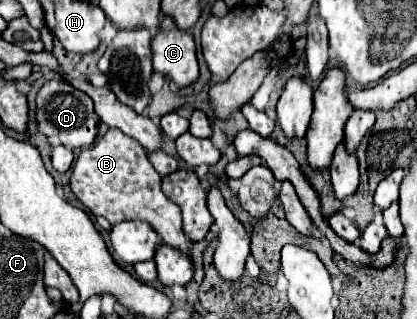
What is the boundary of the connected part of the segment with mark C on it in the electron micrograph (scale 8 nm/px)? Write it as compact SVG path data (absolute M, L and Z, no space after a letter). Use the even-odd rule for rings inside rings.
M171 17L161 21L161 27L151 41L151 49L153 69L167 77L177 89L189 87L199 79L193 35L179 31Z

